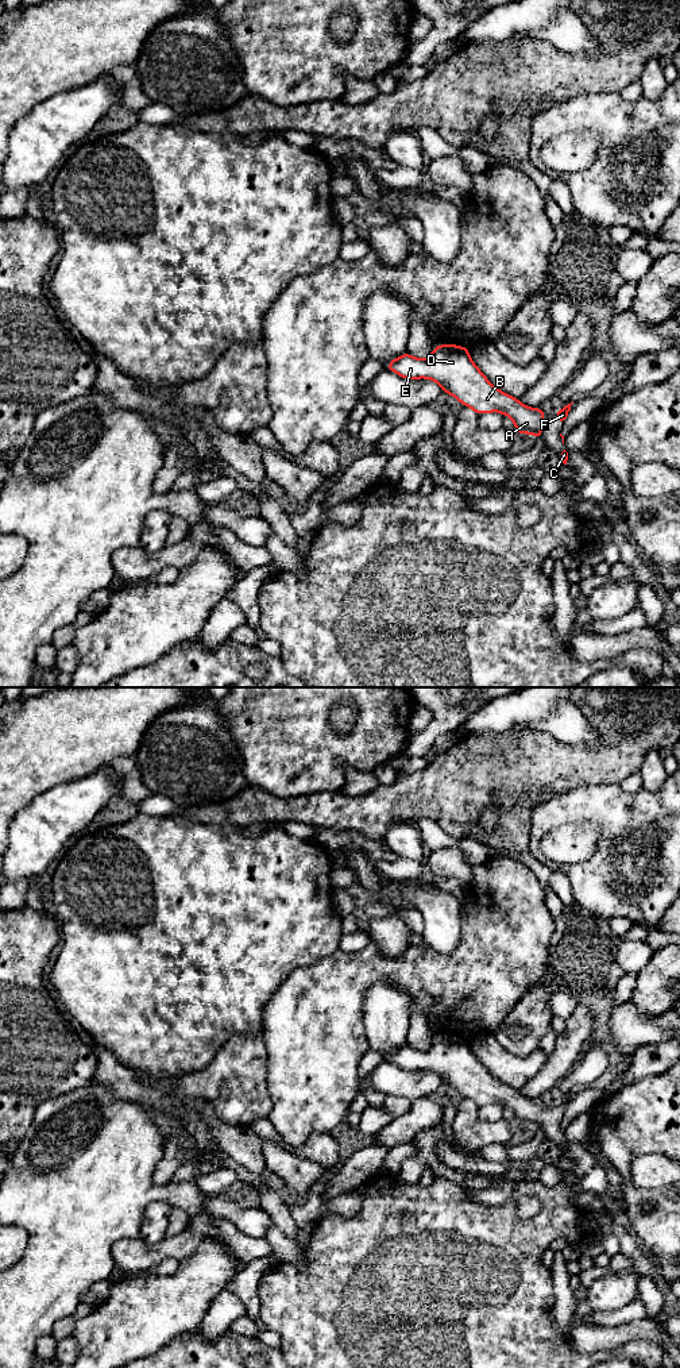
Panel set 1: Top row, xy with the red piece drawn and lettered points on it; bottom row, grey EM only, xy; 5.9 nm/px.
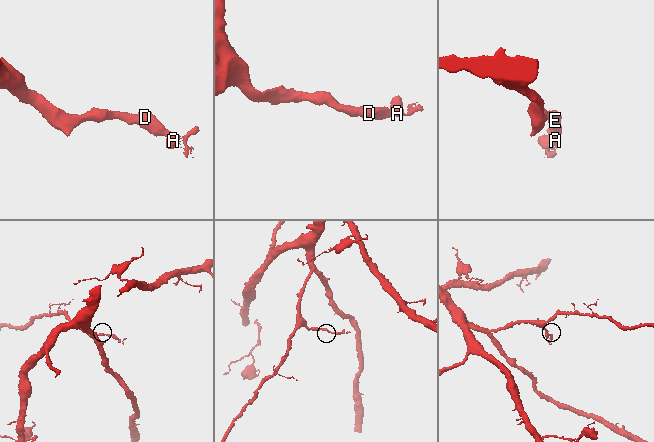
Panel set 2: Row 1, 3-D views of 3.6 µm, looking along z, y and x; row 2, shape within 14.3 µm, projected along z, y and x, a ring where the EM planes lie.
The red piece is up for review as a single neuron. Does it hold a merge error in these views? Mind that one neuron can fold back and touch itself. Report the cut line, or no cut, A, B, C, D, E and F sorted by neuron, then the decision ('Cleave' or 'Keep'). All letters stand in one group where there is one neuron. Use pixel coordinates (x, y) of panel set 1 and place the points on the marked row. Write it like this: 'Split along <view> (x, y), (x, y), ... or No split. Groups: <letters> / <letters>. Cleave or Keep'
No split. Groups: A B C D E F. Keep

